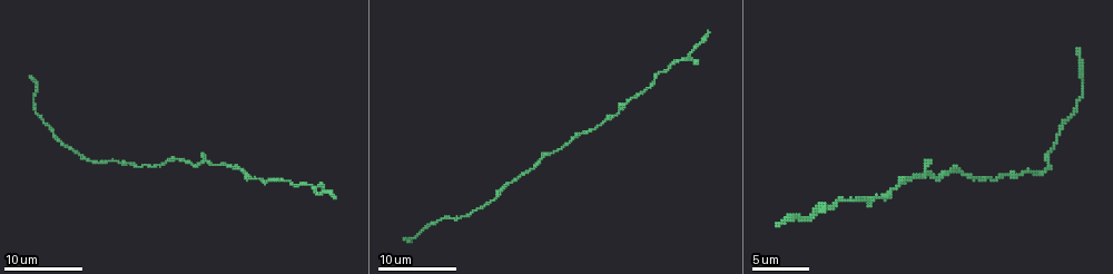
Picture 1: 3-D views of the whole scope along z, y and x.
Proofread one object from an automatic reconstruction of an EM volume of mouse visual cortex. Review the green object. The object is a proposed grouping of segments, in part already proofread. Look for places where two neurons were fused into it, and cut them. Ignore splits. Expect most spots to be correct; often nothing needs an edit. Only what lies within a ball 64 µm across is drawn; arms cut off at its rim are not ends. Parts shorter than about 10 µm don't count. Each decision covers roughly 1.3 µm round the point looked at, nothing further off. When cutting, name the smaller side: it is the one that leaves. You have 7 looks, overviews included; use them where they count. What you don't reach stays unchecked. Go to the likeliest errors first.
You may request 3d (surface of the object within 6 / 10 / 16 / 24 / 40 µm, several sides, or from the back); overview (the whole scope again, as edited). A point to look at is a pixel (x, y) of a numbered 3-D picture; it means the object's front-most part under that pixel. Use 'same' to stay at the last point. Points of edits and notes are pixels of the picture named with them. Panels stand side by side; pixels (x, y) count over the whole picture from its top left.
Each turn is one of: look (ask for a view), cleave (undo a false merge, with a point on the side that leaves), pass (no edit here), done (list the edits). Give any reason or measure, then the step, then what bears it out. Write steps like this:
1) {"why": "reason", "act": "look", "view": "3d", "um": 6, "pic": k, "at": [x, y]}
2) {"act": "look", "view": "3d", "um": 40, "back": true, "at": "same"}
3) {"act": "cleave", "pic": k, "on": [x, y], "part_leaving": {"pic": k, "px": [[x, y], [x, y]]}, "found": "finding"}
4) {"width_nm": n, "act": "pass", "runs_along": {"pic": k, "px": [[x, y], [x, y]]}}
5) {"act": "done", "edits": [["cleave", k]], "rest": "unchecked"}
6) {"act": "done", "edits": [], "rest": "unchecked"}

{"why": "side arm on a straight run", "act": "look", "view": "3d", "um": 10, "pic": 1, "at": [209, 162]}

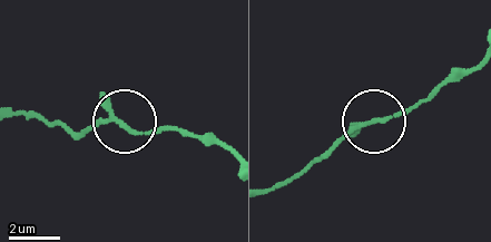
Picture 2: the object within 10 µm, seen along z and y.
{"act": "pass", "runs_along": {"pic": 2, "px": [[272, 191], [361, 128], [405, 114], [441, 88]]}, "found": "continuous, no second neuron"}

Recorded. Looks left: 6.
{"why": "thick turns thin", "act": "look", "view": "3d", "um": 10, "pic": 1, "at": [118, 160]}

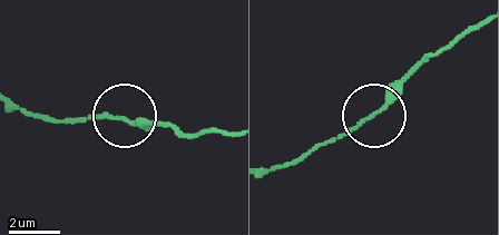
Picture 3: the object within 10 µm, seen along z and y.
{"act": "pass", "found": "continuous, no second neuron"}

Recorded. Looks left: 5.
{"act": "look", "view": "3d", "um": 16, "pic": 1, "at": [877, 196]}

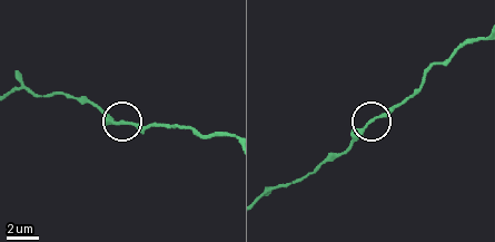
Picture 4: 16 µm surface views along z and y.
{"act": "pass", "runs_along": {"pic": 4, "px": [[267, 193], [339, 156], [367, 124], [406, 97]]}, "found": "one neuron here"}

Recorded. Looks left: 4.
{"act": "done", "edits": [], "rest": "unchecked"}

